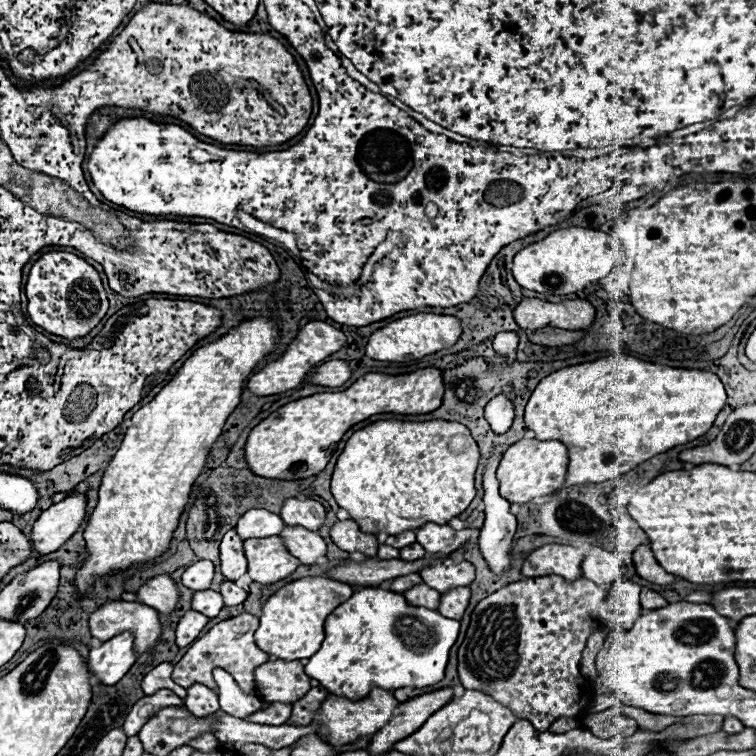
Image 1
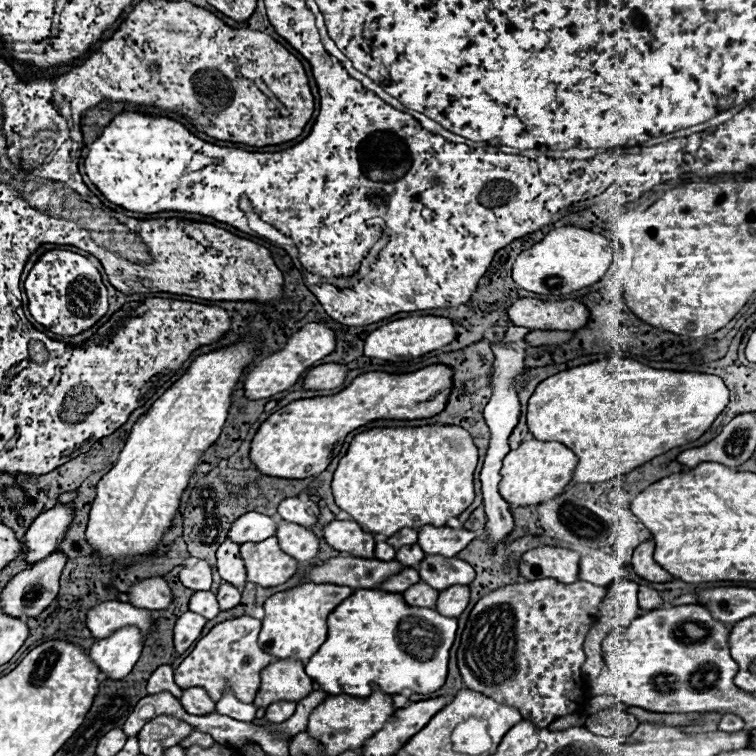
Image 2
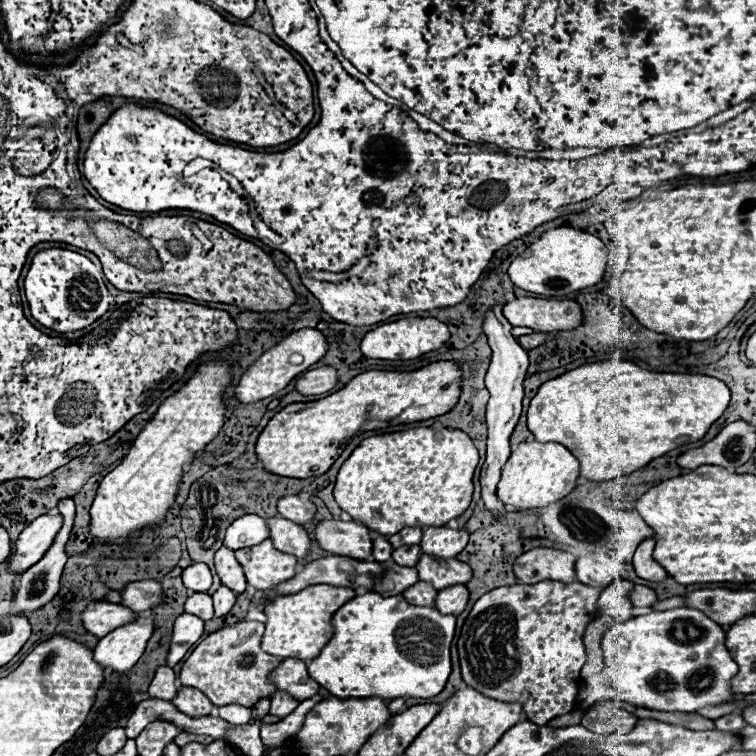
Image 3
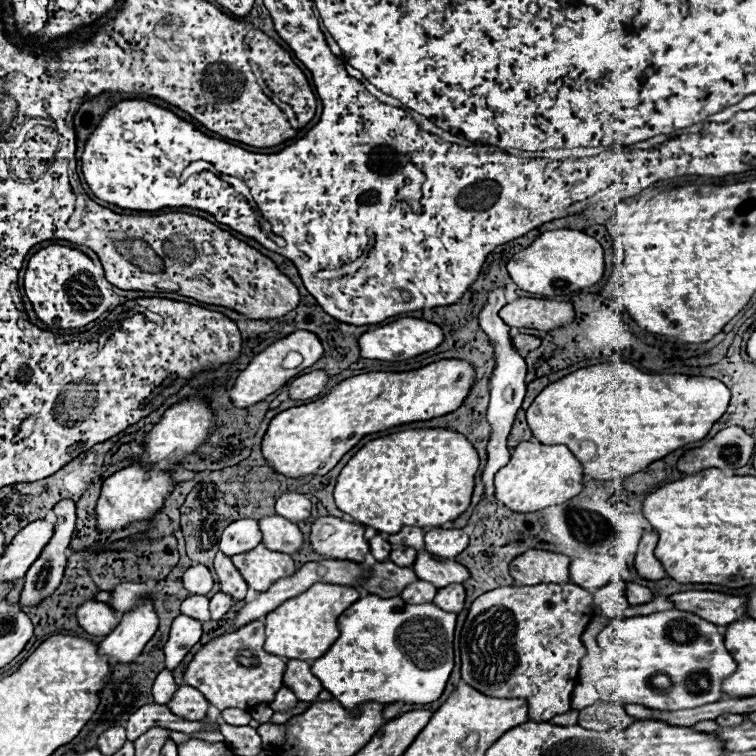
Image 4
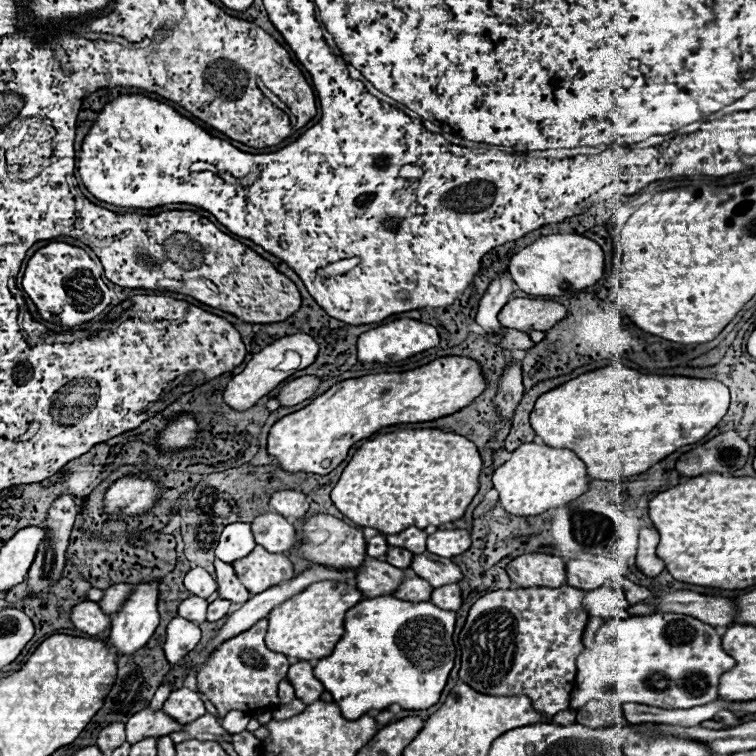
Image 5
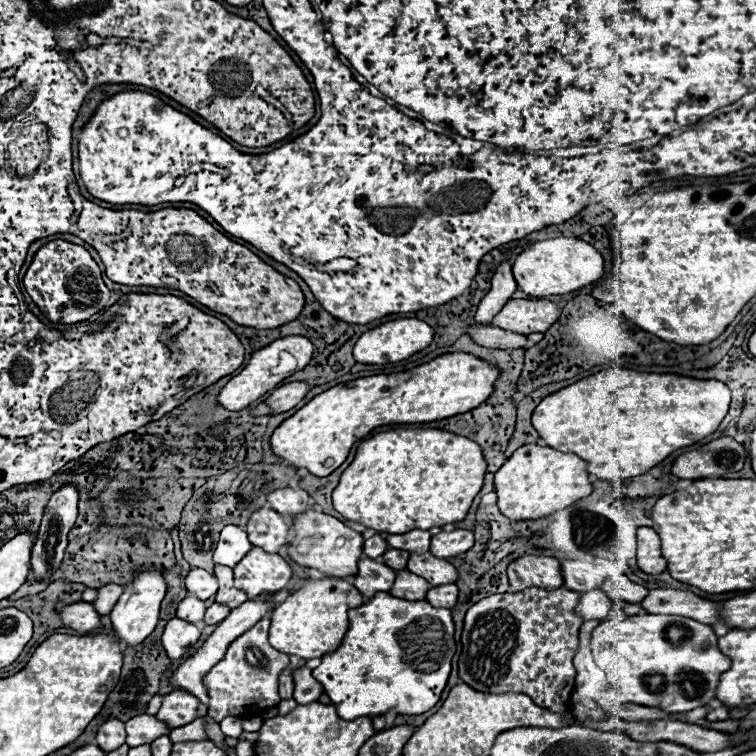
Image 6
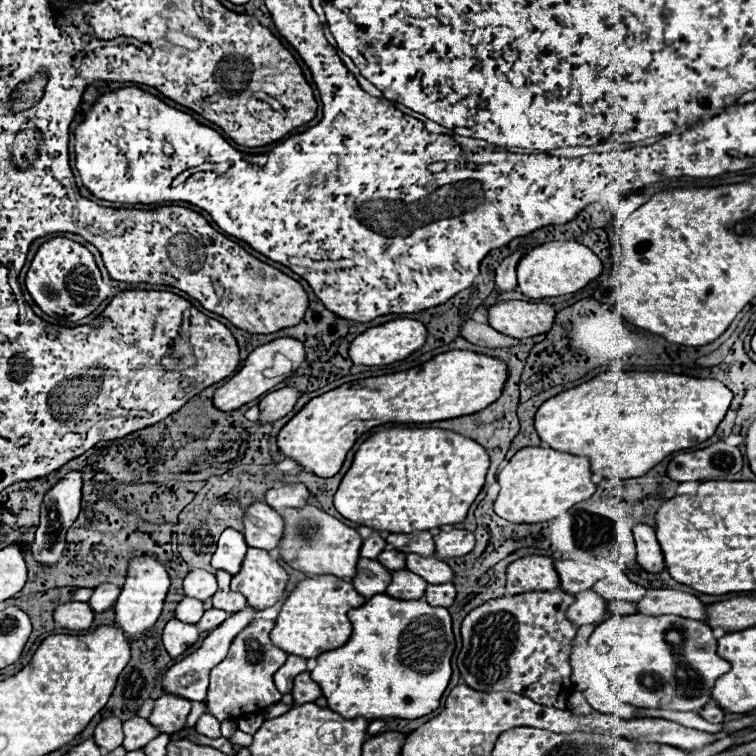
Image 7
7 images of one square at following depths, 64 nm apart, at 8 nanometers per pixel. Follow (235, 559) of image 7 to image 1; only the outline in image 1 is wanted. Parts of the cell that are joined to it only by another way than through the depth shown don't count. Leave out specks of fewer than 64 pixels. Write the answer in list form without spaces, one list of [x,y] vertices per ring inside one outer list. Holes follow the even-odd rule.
[[[252,508],[238,520],[236,530],[240,530],[240,536],[244,540],[266,538],[266,536],[278,536],[284,530],[284,522],[280,514],[274,514],[264,508]]]

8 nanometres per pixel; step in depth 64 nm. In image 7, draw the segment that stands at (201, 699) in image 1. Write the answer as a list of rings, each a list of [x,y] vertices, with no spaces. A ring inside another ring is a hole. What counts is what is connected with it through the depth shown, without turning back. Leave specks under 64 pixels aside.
[[[166,694],[156,700],[156,708],[148,720],[152,720],[154,726],[160,726],[164,734],[174,734],[184,728],[190,710],[192,710],[192,700],[186,700],[174,694]]]

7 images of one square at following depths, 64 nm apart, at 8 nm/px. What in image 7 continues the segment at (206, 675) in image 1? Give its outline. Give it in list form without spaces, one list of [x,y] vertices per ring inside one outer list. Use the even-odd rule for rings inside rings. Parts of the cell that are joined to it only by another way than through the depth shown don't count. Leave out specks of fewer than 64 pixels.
[[[256,618],[246,630],[242,630],[234,638],[228,656],[218,666],[212,668],[206,706],[216,720],[222,722],[228,718],[240,718],[248,712],[258,712],[280,702],[282,694],[274,686],[274,672],[286,662],[288,654],[282,650],[276,652],[276,646],[272,646],[270,642],[272,626],[274,620]]]

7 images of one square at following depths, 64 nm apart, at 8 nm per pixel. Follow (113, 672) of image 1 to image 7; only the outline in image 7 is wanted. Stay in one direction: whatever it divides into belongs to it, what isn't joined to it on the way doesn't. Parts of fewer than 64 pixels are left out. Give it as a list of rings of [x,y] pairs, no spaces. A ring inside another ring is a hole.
[[[138,556],[130,562],[126,582],[114,604],[114,612],[116,612],[114,622],[116,622],[116,626],[122,628],[124,636],[128,636],[130,640],[138,640],[156,624],[156,620],[162,612],[162,604],[168,594],[168,588],[170,588],[170,578],[168,578],[164,564],[156,562],[150,556]]]

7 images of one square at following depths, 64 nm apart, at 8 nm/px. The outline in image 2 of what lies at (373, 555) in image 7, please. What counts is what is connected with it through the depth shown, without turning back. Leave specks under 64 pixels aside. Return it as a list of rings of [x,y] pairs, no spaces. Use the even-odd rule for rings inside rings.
[[[378,542],[378,544],[376,544],[374,558],[380,558],[380,560],[394,560],[394,558],[396,558],[396,550],[394,550],[392,546],[388,546],[386,542]]]

